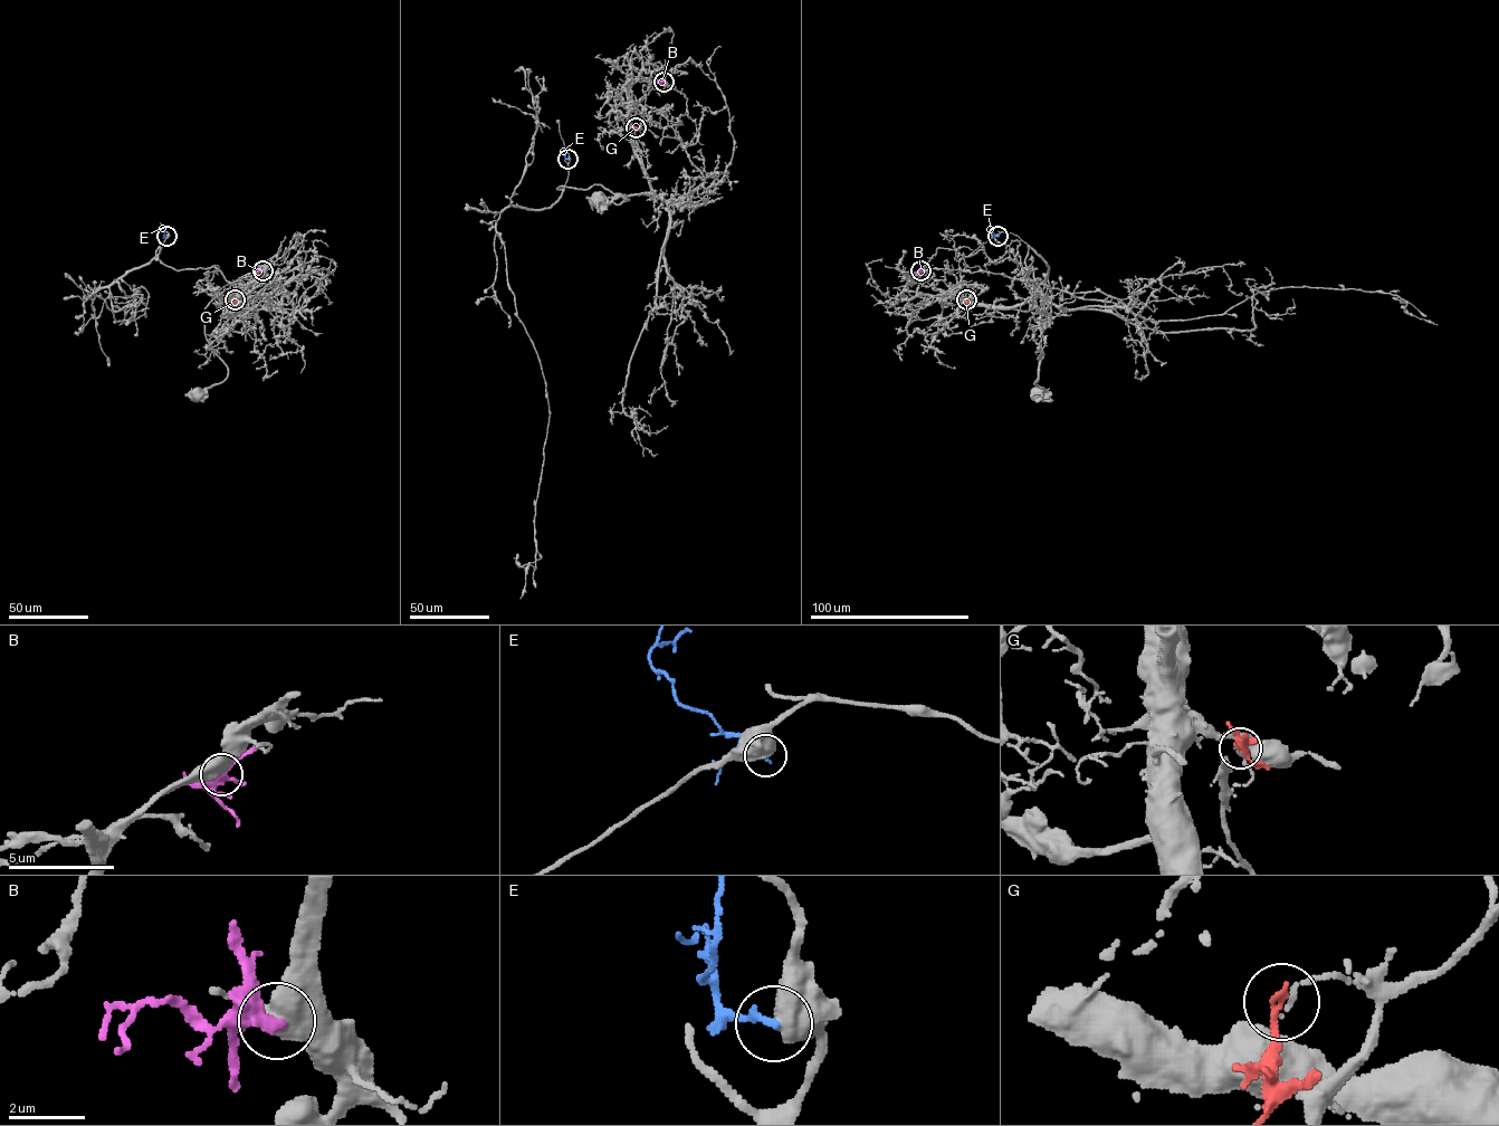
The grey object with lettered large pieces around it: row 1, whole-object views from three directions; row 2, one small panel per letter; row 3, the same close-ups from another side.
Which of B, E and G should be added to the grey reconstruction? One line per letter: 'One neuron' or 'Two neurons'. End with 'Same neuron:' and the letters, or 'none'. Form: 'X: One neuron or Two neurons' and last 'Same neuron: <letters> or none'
B: Two neurons
E: Two neurons
G: Two neurons
Same neuron: none

